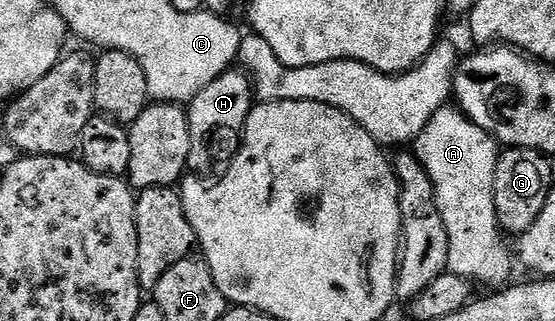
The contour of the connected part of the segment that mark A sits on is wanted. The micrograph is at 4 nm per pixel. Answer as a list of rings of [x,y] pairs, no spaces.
[[[441,108],[428,126],[413,141],[412,151],[424,166],[436,190],[436,206],[448,230],[447,269],[460,274],[475,285],[502,286],[510,276],[512,252],[506,249],[504,233],[498,227],[494,175],[500,155],[500,145],[493,136],[476,126],[461,108]]]

